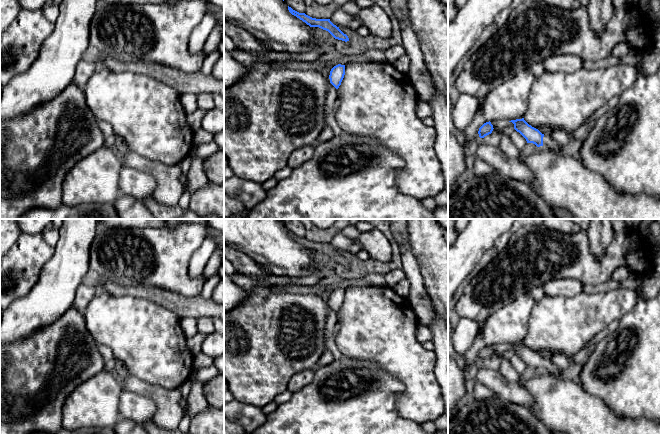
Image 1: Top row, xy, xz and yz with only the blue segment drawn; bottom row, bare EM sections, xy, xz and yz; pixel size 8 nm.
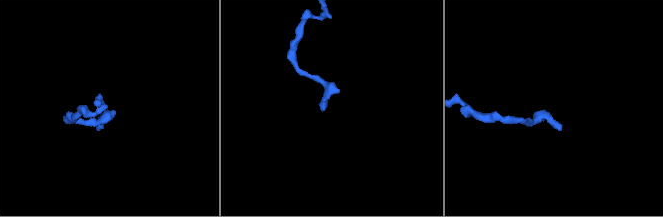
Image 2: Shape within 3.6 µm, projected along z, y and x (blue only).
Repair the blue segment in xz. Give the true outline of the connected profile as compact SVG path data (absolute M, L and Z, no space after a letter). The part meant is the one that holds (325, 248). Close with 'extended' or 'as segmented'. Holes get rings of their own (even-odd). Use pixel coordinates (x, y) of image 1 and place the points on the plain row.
M288 230L289 236L305 246L310 251L319 251L323 254L328 255L335 263L342 264L342 265L349 265L349 262L346 258L344 258L339 251L334 249L330 243L316 243L312 242L305 237L299 237L295 234L293 234L291 231Z; as segmented

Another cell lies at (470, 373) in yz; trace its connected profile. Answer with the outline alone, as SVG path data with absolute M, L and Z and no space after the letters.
M480 361L474 363L469 366L467 369L463 370L464 380L465 380L465 388L466 395L473 394L474 387L476 385L476 374L478 372L479 367L481 366Z

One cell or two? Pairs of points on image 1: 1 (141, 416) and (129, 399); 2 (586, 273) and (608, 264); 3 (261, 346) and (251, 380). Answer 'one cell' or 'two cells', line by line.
1: one cell
2: one cell
3: one cell

